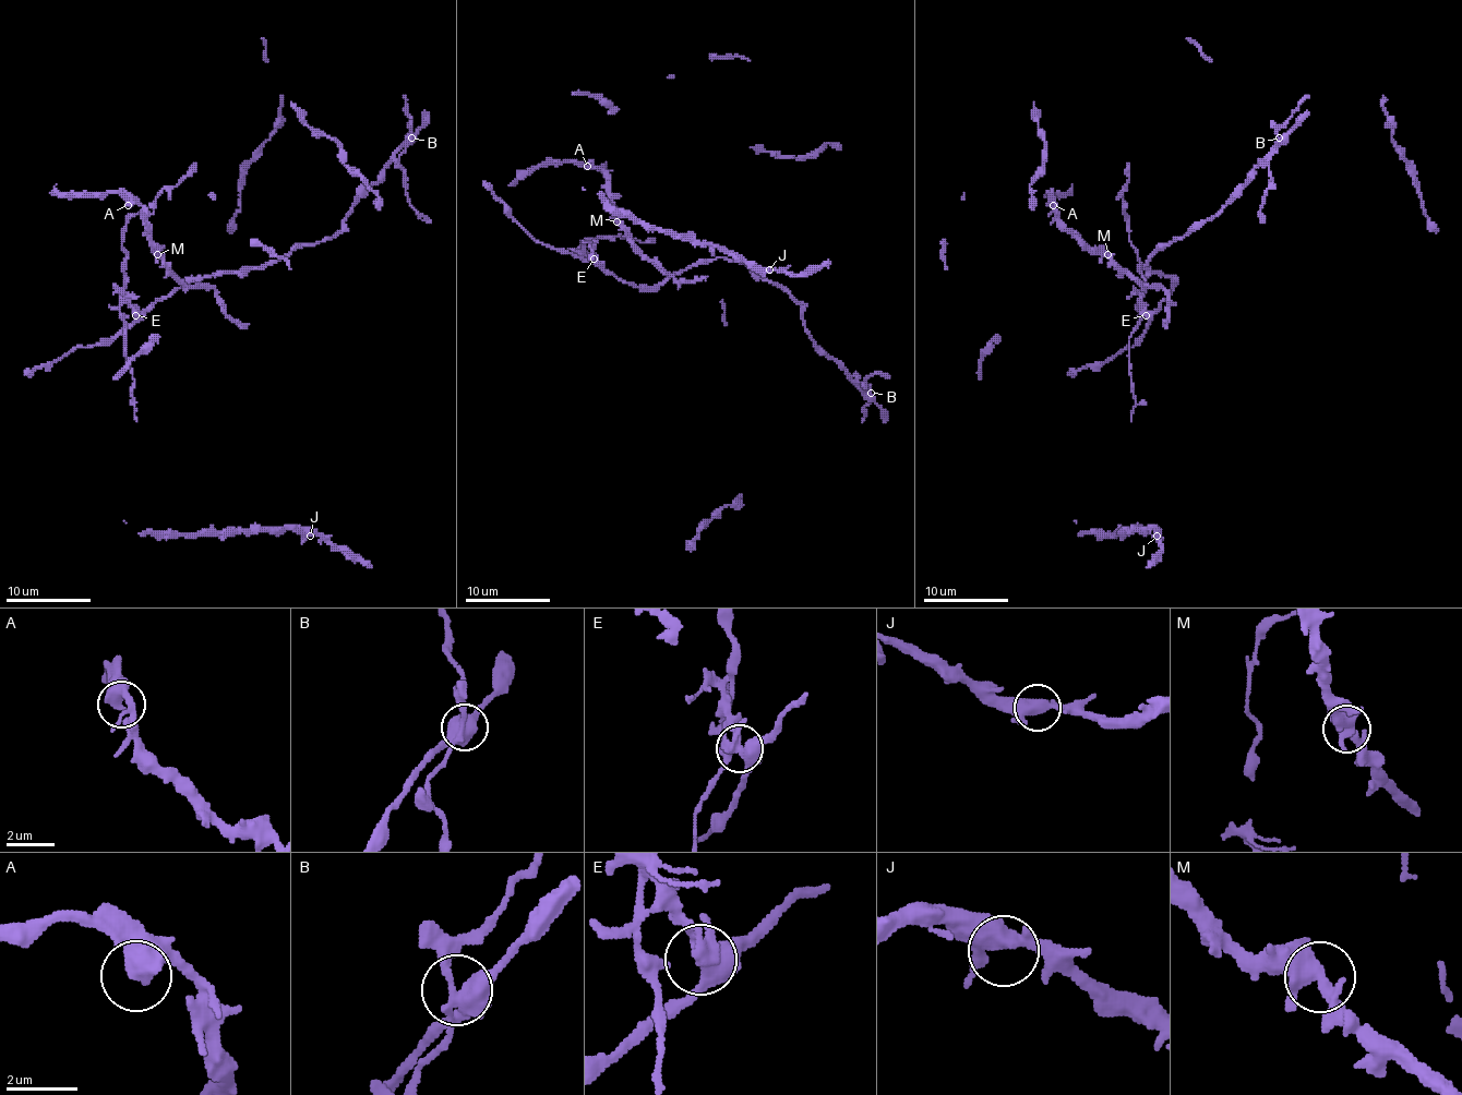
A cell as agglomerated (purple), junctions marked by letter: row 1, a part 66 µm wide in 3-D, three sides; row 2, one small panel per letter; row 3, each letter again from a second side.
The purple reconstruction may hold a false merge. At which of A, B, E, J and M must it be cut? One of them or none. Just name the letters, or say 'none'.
E

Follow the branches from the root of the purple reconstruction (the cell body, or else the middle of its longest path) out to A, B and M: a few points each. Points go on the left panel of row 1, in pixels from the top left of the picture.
A: (236, 271), (208, 275), (206, 284), (188, 286), (157, 256), (143, 207), (136, 203), (128, 205)
B: (236, 271), (265, 267), (298, 248), (332, 239), (342, 229), (350, 207), (411, 137)
M: (236, 271), (208, 275), (206, 284), (188, 286), (157, 254)

